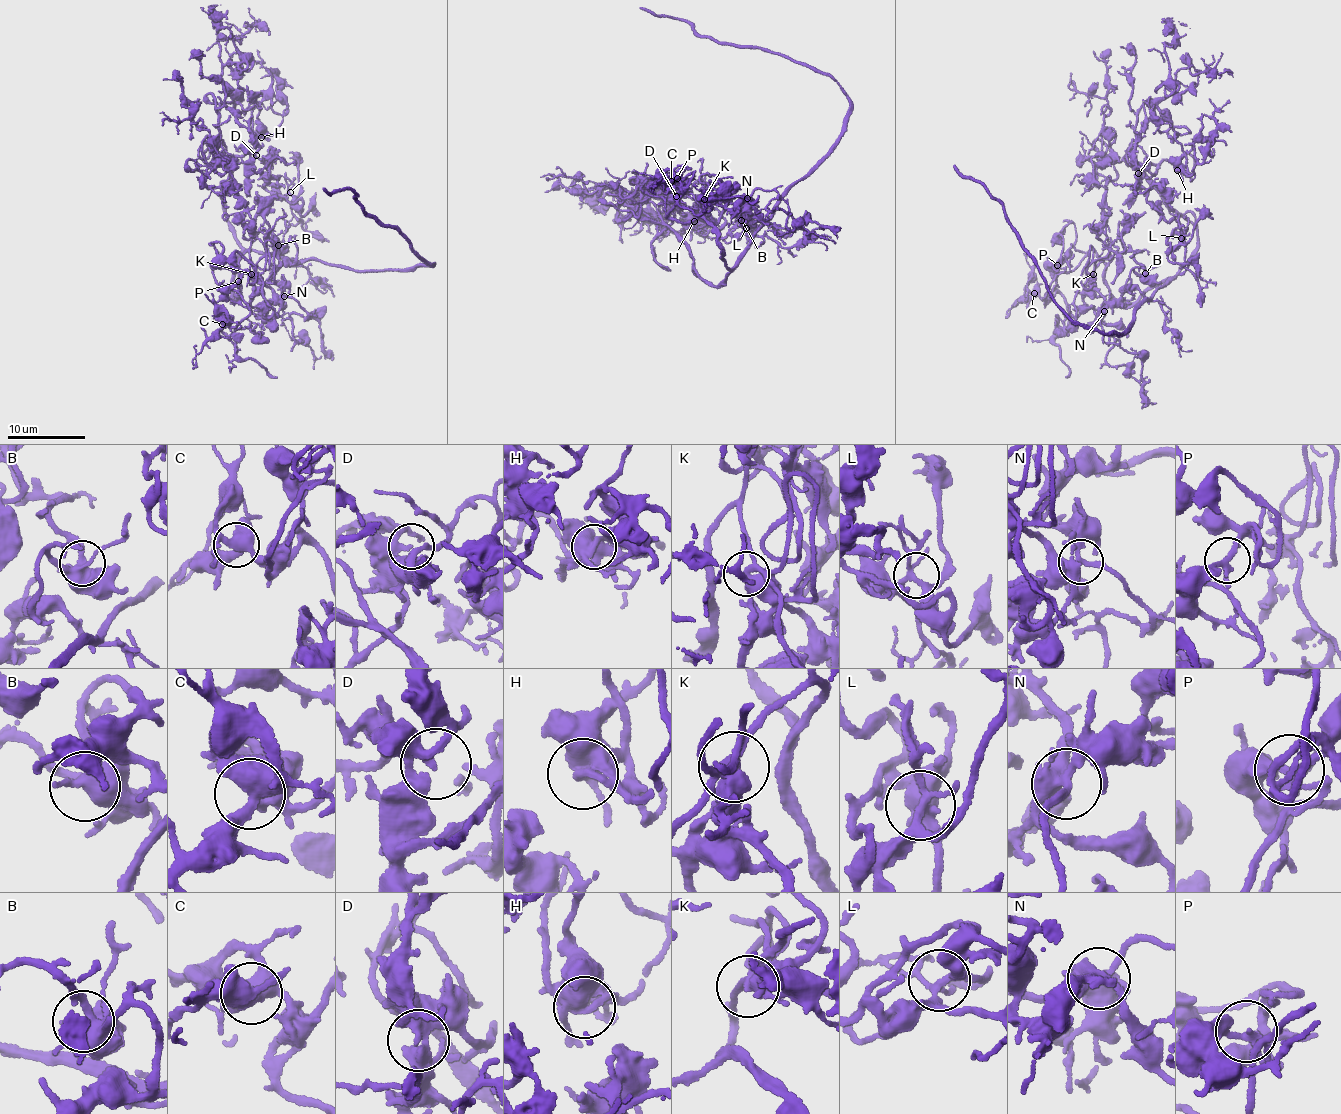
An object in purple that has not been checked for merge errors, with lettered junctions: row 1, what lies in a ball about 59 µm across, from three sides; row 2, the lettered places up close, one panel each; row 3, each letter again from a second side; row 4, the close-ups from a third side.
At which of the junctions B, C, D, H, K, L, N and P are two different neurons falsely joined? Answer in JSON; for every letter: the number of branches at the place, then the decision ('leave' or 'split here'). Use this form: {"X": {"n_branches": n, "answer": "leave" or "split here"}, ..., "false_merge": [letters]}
{"B": {"n_branches": 6, "answer": "leave"}, "C": {"n_branches": 5, "answer": "leave"}, "D": {"n_branches": 3, "answer": "leave"}, "H": {"n_branches": 5, "answer": "leave"}, "K": {"n_branches": 4, "answer": "leave"}, "L": {"n_branches": 6, "answer": "leave"}, "N": {"n_branches": 7, "answer": "leave"}, "P": {"n_branches": 3, "answer": "leave"}, "false_merge": []}

